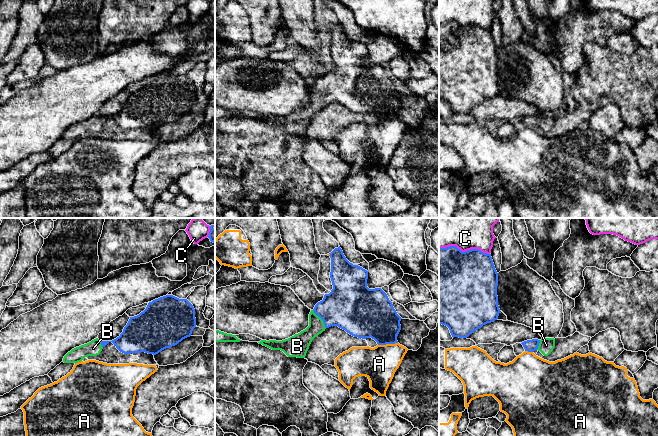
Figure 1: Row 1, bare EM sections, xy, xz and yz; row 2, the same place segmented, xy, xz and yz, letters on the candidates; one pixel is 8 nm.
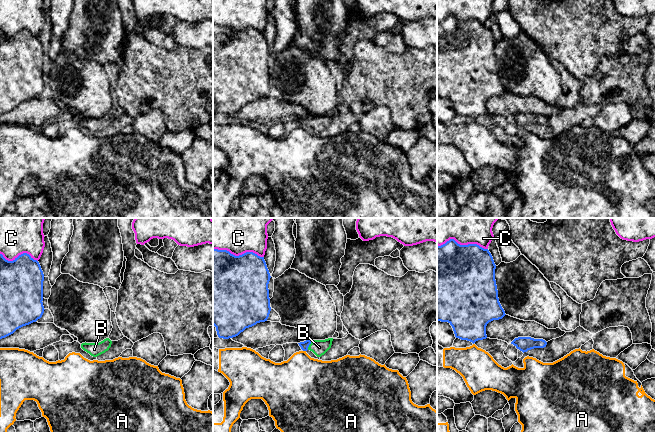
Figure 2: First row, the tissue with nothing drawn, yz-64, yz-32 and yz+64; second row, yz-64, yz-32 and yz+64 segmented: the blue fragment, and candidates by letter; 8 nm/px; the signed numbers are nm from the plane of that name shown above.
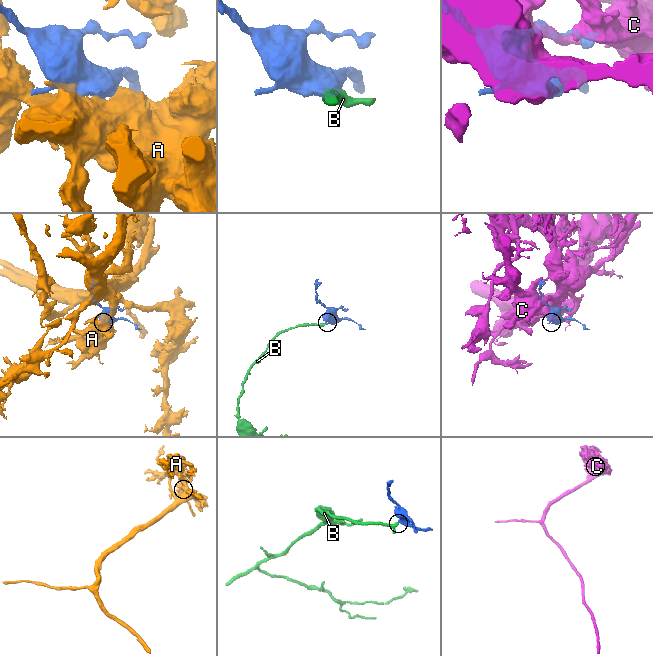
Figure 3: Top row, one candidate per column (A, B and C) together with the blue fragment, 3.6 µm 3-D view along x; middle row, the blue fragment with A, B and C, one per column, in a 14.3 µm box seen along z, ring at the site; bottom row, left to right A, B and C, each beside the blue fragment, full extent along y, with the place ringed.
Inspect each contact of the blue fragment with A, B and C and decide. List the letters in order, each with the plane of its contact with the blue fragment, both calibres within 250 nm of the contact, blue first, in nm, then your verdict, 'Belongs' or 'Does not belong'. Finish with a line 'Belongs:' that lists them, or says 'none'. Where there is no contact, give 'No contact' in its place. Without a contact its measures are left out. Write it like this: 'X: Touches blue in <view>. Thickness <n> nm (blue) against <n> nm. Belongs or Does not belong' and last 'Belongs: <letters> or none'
A: Touches blue in xz. Thickness 340 nm (blue) against 280 nm. Does not belong
B: Touches blue in xz. Thickness 380 nm (blue) against 140 nm. Belongs
C: Touches blue in yz. Thickness 500 nm (blue) against 440 nm. Does not belong
Belongs: B

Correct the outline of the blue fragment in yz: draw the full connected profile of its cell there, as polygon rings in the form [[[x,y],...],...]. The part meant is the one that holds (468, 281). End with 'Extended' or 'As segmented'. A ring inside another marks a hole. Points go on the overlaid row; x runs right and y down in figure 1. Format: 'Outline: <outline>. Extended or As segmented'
Outline: [[[456,246],[439,248],[439,324],[449,328],[452,337],[467,338],[483,325],[498,319],[498,273],[491,254],[479,249],[462,252]]]. As segmented

